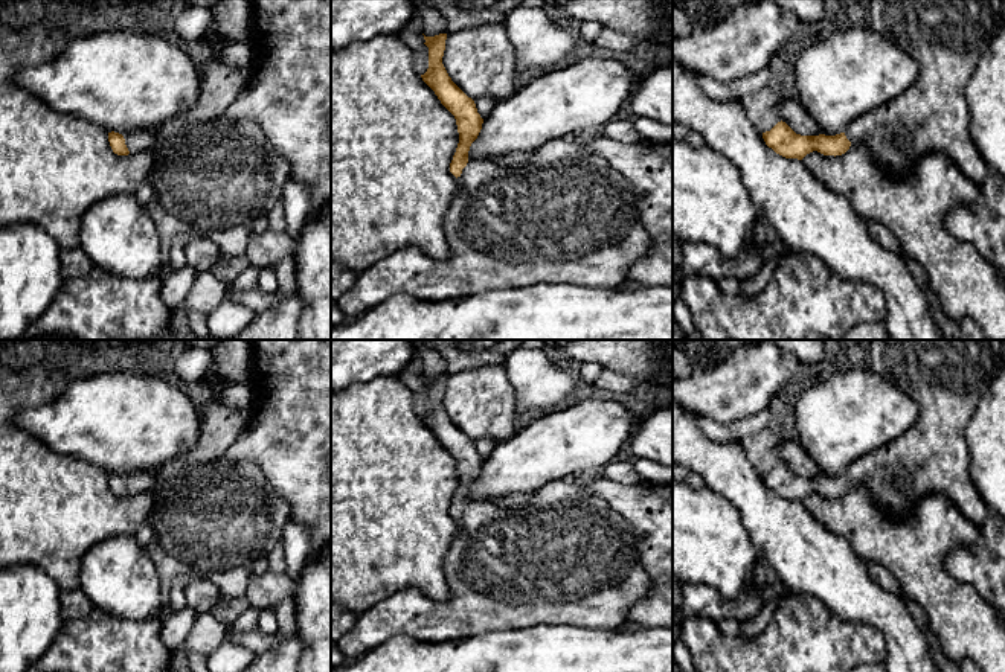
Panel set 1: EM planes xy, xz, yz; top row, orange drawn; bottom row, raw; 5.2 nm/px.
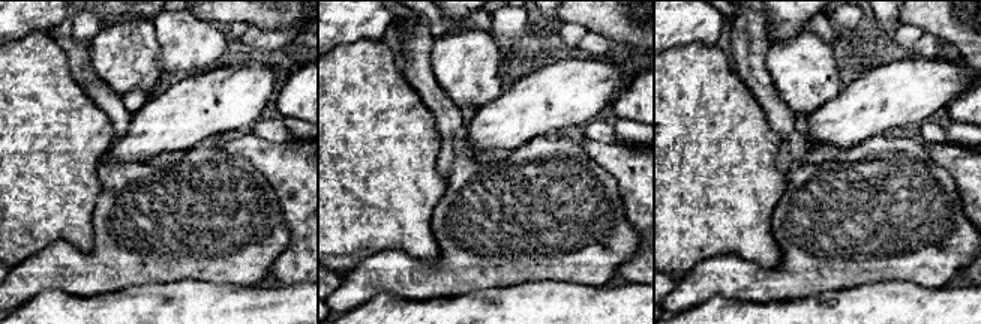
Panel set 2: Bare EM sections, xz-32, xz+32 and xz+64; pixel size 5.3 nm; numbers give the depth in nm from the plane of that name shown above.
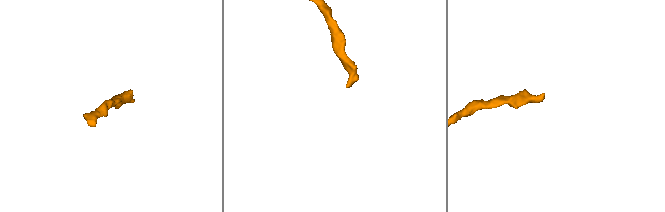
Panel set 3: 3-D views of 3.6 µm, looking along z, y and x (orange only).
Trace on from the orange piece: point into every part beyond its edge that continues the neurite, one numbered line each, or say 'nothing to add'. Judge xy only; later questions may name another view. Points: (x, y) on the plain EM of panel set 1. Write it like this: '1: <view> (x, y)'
1: xy (218, 515)

